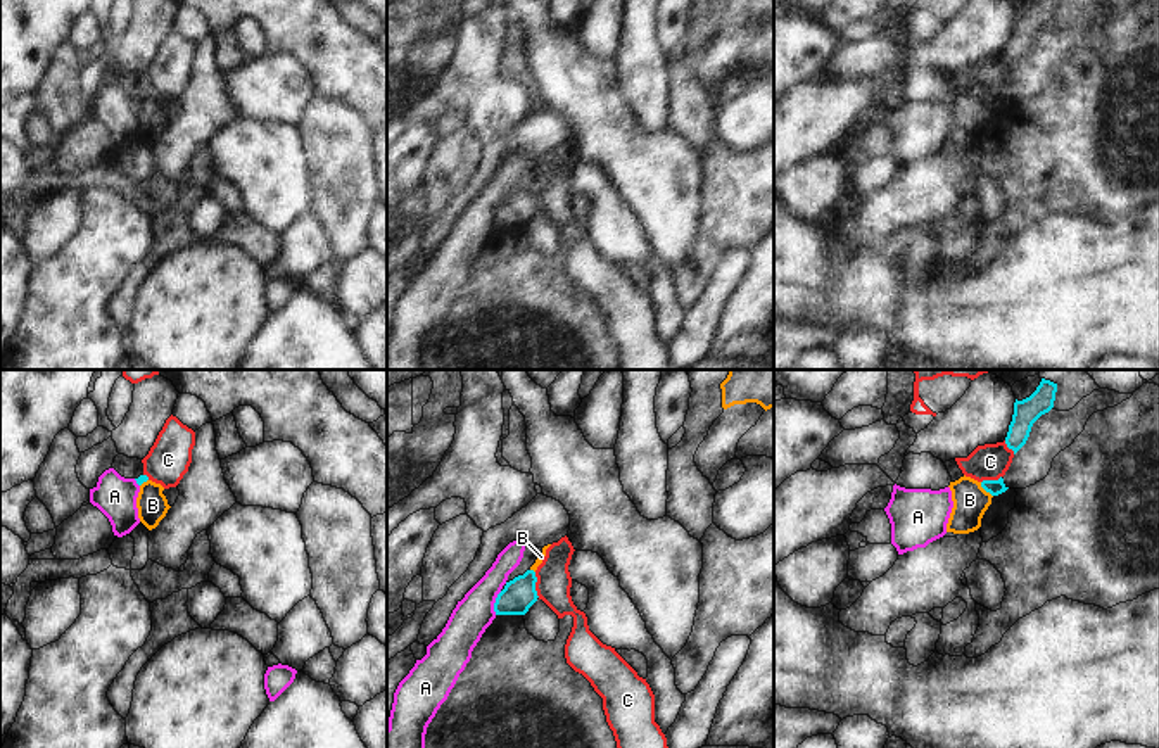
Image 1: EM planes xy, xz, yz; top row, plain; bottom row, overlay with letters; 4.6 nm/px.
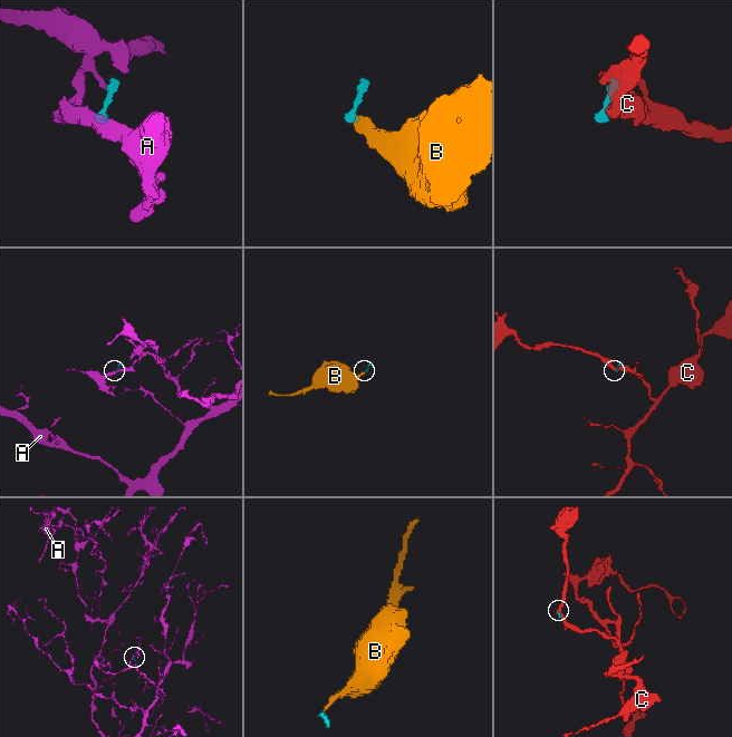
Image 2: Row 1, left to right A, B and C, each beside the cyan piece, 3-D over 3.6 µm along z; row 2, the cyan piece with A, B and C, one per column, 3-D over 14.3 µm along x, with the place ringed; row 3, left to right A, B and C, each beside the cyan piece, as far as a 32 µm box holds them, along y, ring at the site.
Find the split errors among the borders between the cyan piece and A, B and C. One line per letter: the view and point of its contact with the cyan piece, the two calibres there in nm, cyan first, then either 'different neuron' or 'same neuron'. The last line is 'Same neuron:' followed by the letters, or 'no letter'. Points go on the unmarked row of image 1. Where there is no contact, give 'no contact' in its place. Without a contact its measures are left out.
A: contact xz (494, 216); calibres 160 and 180 nm; different neuron
B: contact yz (985, 102); calibres 70 and 160 nm; different neuron
C: contact xz (534, 197); calibres 160 and 160 nm; different neuron
Same neuron: no letter

